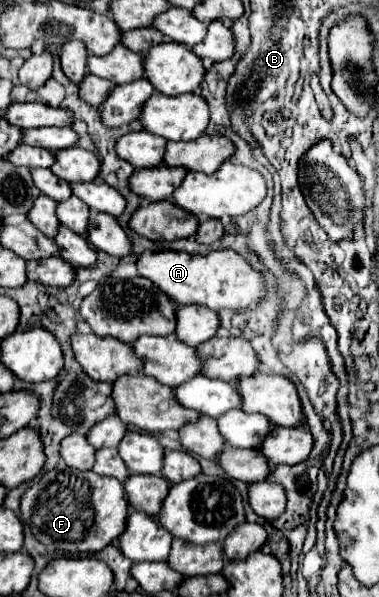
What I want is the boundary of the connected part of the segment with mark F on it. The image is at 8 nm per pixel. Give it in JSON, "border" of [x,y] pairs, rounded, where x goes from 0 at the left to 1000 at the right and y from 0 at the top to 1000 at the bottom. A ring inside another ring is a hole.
{"border":[[[129,787],[55,834],[55,871],[77,878],[92,901],[124,918],[177,928],[272,921],[330,891],[335,864],[340,844],[330,841],[325,811],[245,787]]]}

